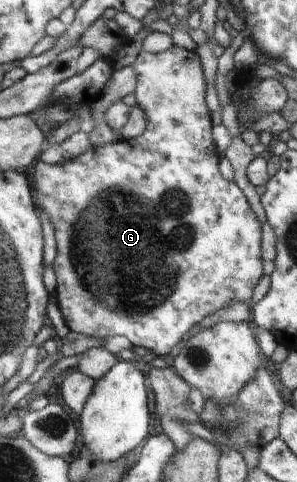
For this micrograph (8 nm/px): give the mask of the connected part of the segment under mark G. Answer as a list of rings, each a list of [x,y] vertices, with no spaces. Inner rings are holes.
[[[173,44],[170,49],[157,54],[140,51],[133,62],[136,71],[136,87],[134,97],[137,105],[144,110],[147,119],[146,129],[142,135],[130,140],[123,140],[94,148],[84,155],[66,159],[59,164],[48,164],[38,161],[34,166],[32,179],[34,180],[34,193],[37,195],[38,209],[42,209],[50,219],[55,232],[57,256],[52,263],[57,279],[56,303],[64,321],[69,329],[76,333],[82,333],[86,337],[98,337],[106,339],[115,335],[124,335],[134,349],[141,347],[149,351],[149,356],[167,355],[174,353],[178,345],[199,330],[202,321],[206,317],[215,314],[222,307],[232,305],[234,301],[252,305],[252,289],[256,281],[262,277],[262,261],[260,259],[260,221],[252,207],[248,203],[244,193],[235,183],[228,183],[222,179],[218,171],[218,153],[214,147],[215,139],[212,139],[212,123],[210,123],[210,111],[204,103],[204,73],[201,59],[195,50]]]

